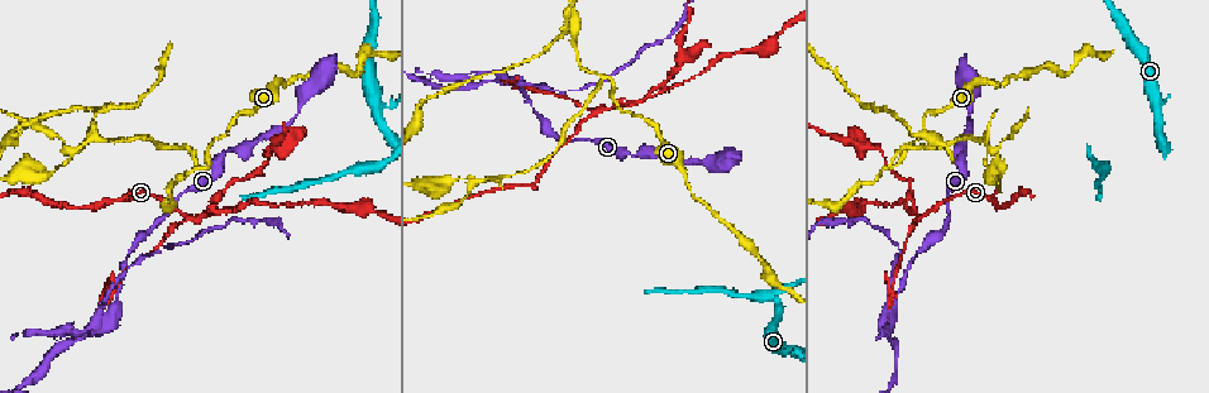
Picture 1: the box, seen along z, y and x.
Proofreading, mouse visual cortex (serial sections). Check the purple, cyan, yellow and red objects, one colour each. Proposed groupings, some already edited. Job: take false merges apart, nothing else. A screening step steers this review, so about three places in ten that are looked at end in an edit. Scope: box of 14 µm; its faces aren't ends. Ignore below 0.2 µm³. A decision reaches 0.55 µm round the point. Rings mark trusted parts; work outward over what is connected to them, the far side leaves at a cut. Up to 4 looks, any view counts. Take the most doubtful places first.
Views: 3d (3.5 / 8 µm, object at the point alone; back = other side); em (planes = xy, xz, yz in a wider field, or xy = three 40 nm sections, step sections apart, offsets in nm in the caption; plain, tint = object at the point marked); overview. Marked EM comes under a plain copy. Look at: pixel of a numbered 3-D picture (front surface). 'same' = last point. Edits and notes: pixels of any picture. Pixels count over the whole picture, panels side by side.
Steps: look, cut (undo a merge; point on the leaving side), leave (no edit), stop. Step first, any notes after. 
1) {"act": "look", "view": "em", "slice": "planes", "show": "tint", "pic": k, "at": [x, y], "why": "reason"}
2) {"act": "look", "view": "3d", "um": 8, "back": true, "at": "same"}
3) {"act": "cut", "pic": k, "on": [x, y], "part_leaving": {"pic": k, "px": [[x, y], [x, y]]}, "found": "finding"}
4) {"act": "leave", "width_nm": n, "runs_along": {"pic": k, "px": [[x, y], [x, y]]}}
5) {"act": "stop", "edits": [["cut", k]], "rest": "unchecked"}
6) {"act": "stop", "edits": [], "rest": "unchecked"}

{"act": "look", "view": "3d", "um": 3.5, "pic": 1, "at": [215, 209], "why": "two arms in line, one across"}

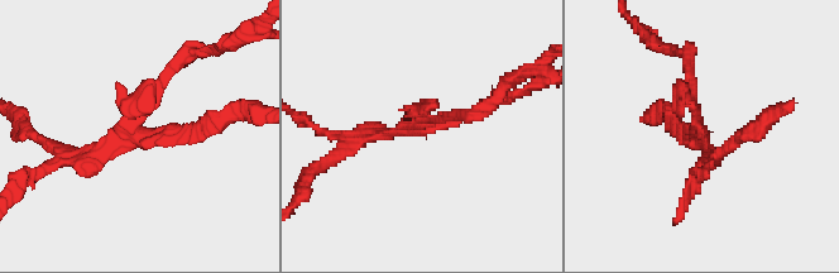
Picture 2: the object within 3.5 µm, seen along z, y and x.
{"act": "look", "view": "em", "slice": "planes", "show": "tint", "pic": 2, "at": [704, 133], "why": "now the EM"}

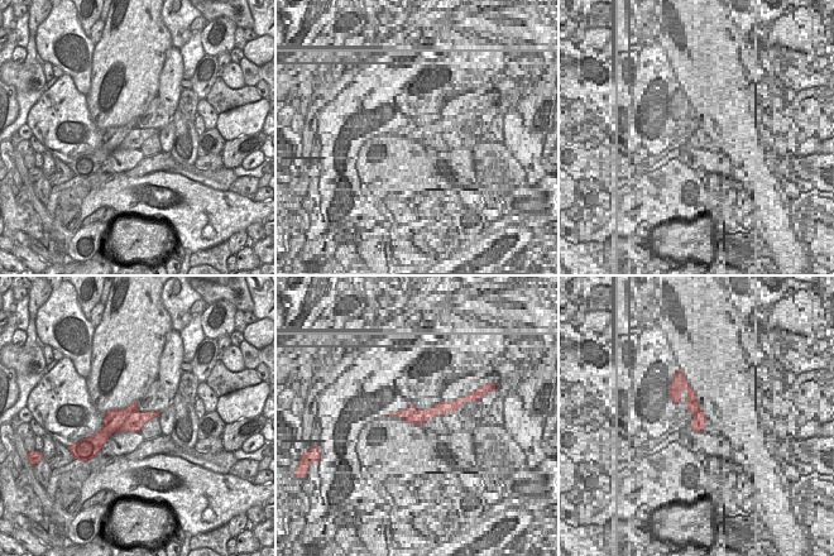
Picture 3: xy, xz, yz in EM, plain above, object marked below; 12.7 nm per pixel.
{"act": "cut", "pic": 2, "on": [142, 96], "border": {"pic": 3, "px": [[137, 410], [116, 430]]}, "found": "a second cell is stuck on"}

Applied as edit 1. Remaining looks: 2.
{"act": "look", "view": "3d", "um": 3.5, "pic": 1, "at": [356, 76], "why": "abrupt turn"}

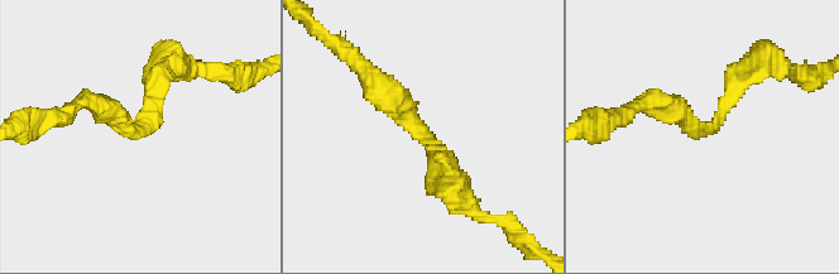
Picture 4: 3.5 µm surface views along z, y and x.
{"act": "look", "view": "em", "slice": "xy", "step": 2, "show": "tint", "pic": 4, "at": [139, 128], "arm_widths_nm": [200, 300], "why": "need the tissue"}

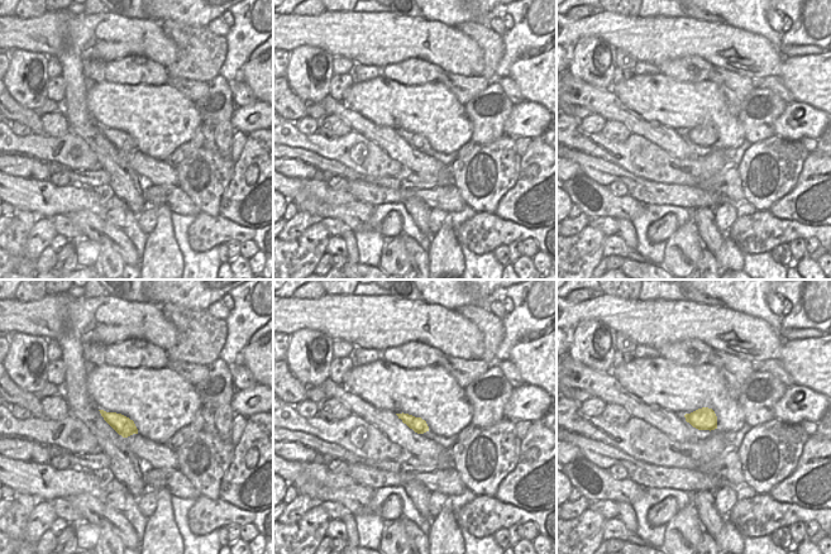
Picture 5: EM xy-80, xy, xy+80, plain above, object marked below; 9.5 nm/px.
{"act": "leave", "runs_along": {"pic": 4, "px": [[365, 73], [427, 135], [446, 174]]}, "found": "one cell here"}

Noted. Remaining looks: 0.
{"act": "stop", "edits": [["cut", 2]], "rest": "unchecked"}

